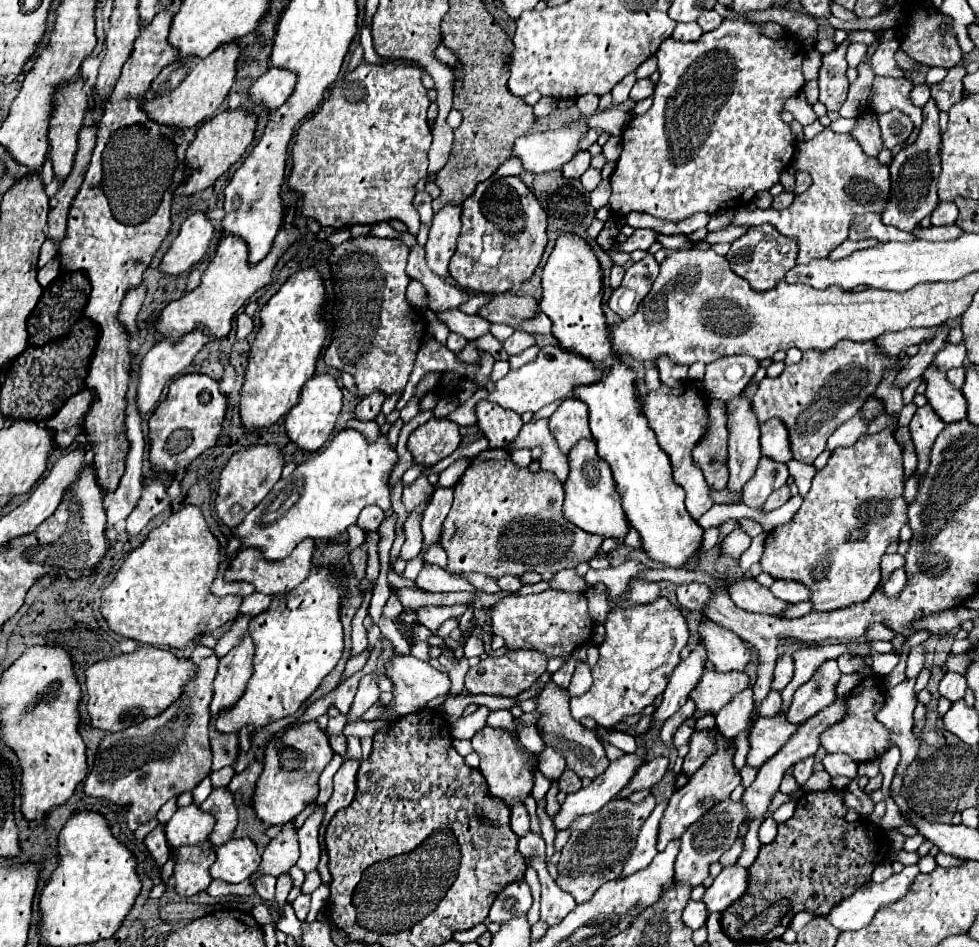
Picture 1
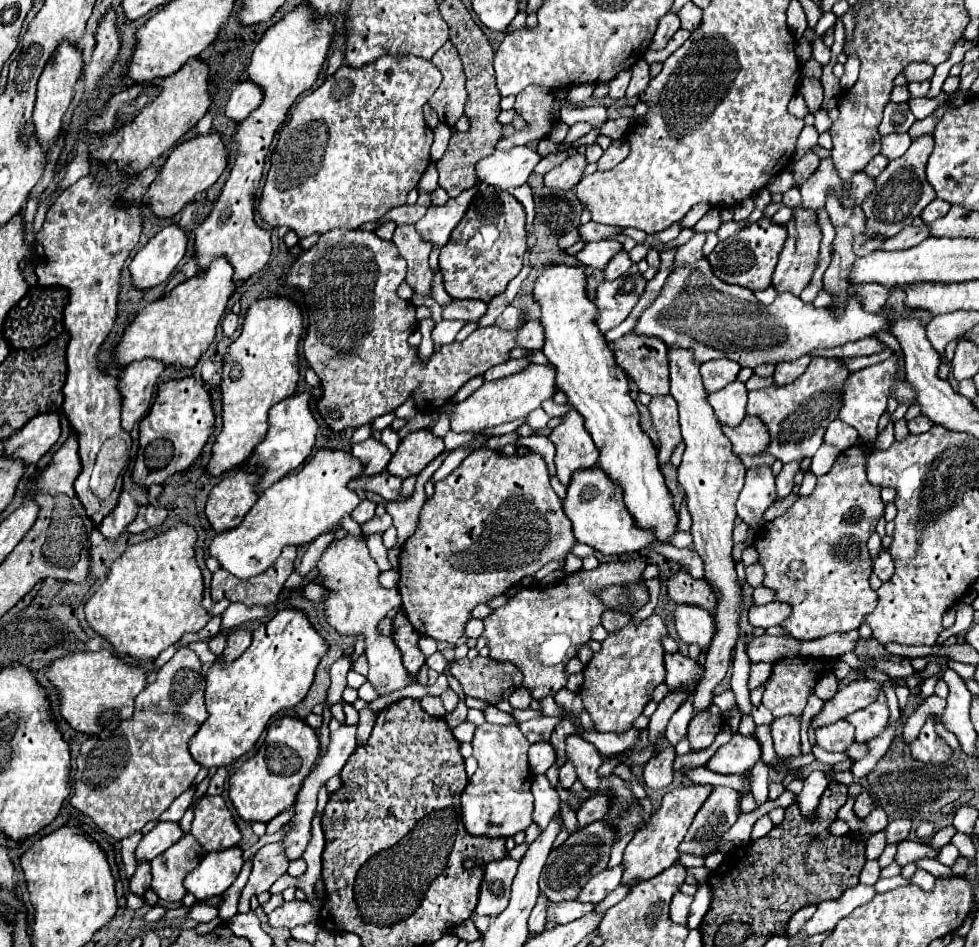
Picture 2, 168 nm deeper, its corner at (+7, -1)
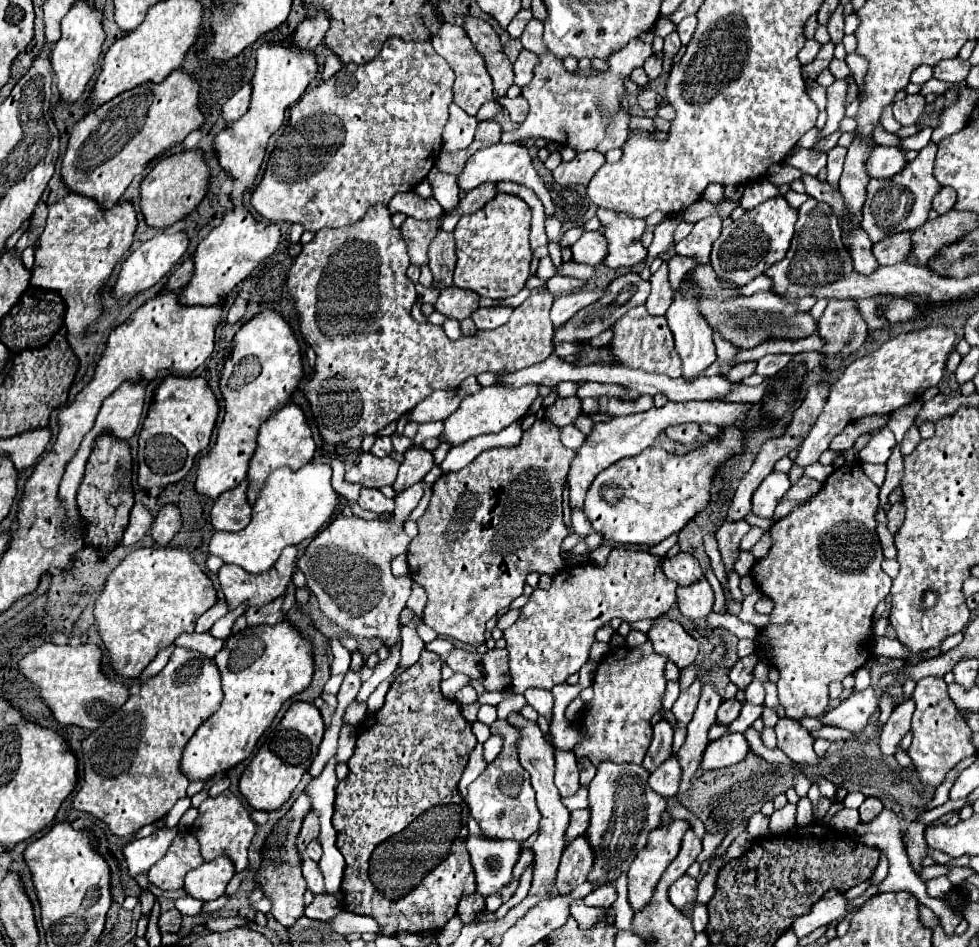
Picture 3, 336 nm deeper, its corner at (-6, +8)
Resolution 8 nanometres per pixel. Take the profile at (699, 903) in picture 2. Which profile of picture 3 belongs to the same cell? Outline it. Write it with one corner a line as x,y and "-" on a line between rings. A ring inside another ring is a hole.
696,905
692,909
692,923
694,923
694,931
704,931
708,925
708,907
706,905

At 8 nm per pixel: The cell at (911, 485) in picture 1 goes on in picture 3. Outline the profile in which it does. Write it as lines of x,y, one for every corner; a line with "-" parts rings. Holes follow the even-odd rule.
894,503
888,511
888,531
896,533
904,521
904,503

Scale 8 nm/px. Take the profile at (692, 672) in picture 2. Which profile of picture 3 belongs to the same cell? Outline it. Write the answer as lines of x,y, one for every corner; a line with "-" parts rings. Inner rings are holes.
662,615
658,623
648,631
648,637
652,639
654,651
666,655
680,669
692,665
698,655
698,641
686,633
680,623
668,619
666,615

